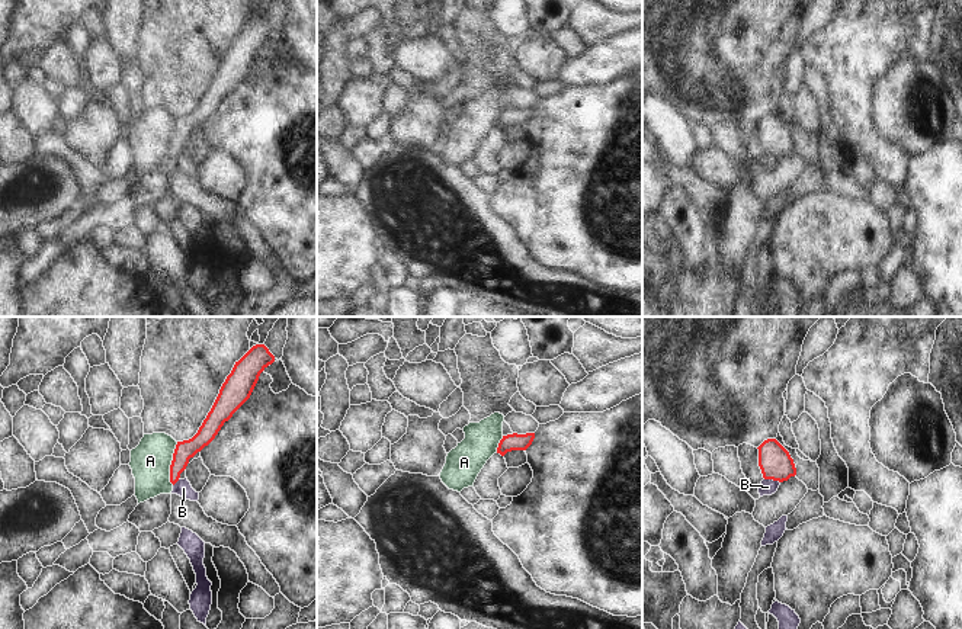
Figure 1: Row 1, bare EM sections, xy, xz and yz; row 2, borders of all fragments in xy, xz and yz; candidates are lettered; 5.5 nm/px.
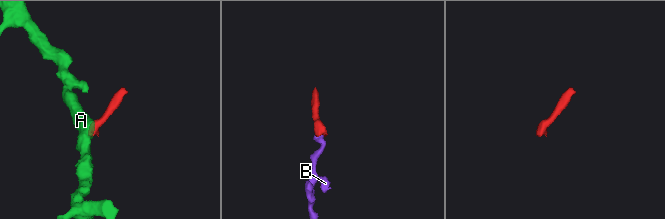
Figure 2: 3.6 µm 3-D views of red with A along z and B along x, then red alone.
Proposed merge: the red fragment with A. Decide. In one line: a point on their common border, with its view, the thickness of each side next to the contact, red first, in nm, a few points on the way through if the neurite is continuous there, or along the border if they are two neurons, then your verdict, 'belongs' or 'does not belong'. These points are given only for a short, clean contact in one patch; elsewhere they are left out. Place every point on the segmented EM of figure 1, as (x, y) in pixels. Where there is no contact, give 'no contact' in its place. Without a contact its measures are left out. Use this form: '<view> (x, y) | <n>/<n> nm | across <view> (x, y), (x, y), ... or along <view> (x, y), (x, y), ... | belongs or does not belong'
xy (172, 464) | 110/220 nm | along xy (178, 442), (170, 465), (172, 484) | does not belong

